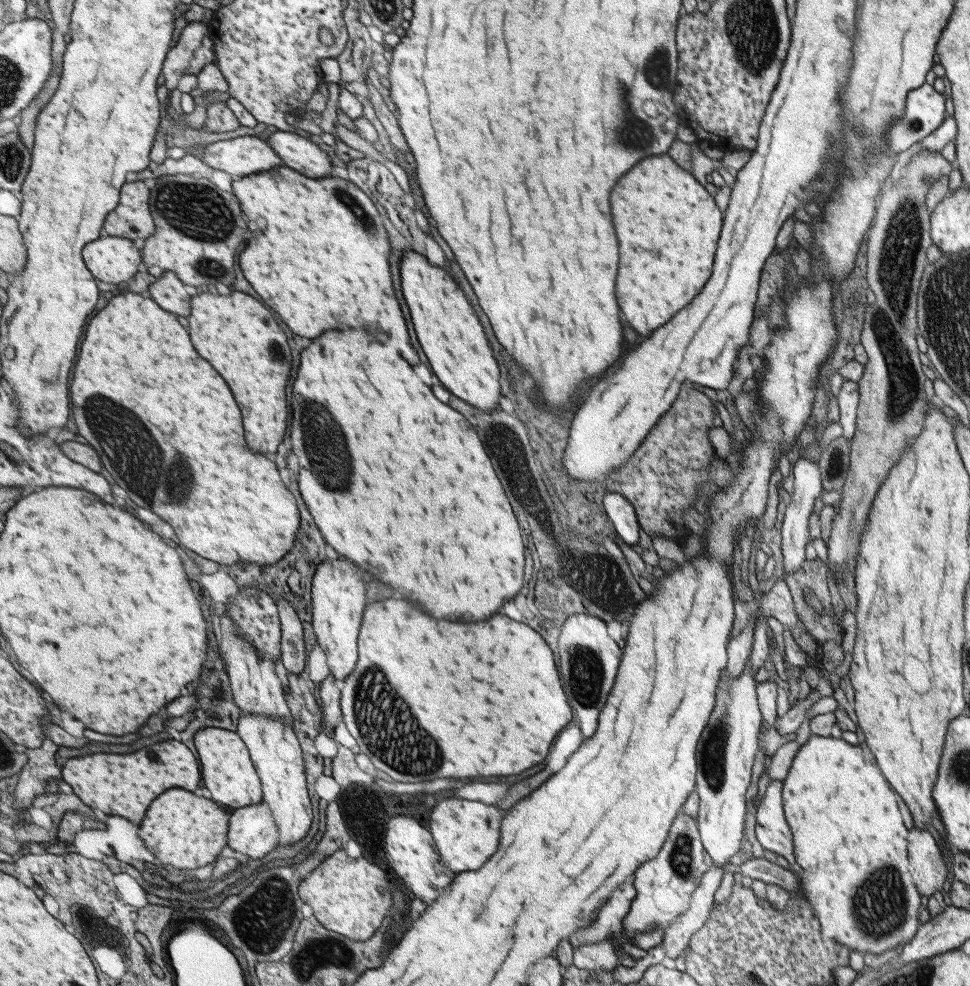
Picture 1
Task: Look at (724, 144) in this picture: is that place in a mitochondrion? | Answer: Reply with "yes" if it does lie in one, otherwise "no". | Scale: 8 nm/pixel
no

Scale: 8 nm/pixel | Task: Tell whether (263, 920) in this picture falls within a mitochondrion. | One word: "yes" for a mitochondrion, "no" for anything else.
yes

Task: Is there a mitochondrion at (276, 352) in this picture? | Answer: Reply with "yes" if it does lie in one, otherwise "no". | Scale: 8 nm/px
yes

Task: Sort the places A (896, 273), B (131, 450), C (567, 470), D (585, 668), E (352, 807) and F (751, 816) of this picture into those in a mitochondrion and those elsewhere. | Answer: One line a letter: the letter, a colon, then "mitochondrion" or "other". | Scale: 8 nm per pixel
A: mitochondrion
B: mitochondrion
C: other
D: mitochondrion
E: mitochondrion
F: other

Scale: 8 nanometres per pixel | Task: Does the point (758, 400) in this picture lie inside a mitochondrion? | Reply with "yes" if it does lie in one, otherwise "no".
no

